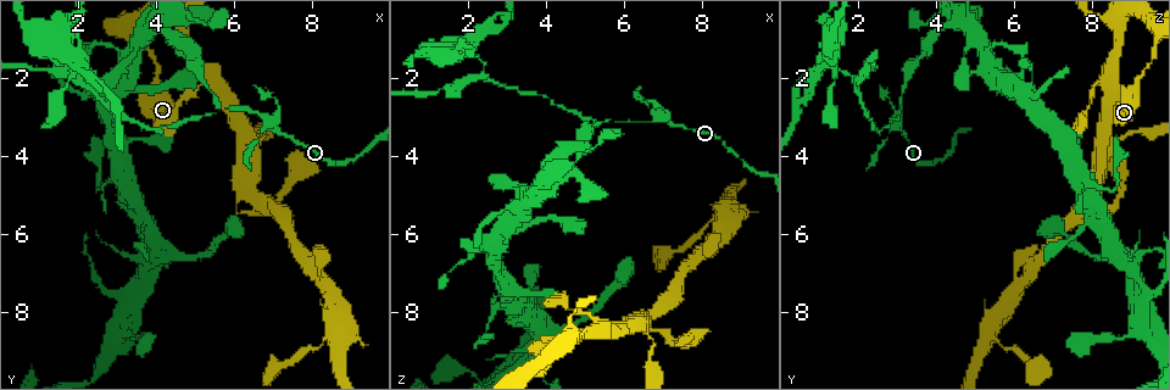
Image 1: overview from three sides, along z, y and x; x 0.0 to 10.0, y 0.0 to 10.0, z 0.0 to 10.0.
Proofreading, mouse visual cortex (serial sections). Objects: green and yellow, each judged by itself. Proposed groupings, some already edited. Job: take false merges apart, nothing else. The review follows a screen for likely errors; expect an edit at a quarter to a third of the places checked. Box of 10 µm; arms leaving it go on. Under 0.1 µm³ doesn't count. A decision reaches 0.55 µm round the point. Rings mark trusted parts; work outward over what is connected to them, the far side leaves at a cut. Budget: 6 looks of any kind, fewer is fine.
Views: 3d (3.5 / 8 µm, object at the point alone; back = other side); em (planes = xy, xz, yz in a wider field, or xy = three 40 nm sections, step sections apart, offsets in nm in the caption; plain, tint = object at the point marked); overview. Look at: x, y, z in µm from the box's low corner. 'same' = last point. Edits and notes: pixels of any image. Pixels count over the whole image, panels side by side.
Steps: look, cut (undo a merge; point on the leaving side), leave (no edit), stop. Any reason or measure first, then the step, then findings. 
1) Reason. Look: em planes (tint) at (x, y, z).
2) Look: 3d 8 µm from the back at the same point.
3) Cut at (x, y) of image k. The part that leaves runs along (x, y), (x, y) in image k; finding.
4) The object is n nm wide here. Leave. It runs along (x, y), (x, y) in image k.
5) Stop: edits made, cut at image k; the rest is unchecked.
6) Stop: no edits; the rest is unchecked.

A fork. Look: 3d 8 µm at (5.80, 2.80, 3.10).

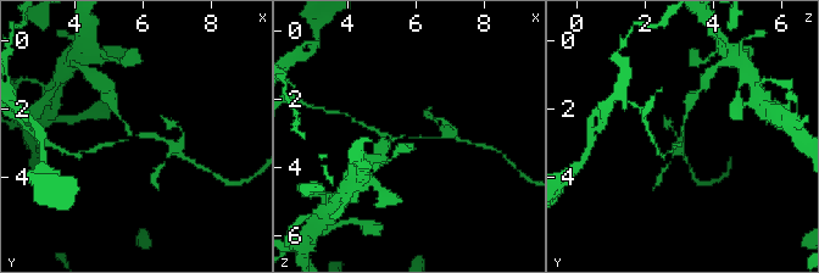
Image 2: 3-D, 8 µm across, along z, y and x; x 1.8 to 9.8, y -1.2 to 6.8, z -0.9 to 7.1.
Zoom in. Look: 3d 3.5 µm at the same point.

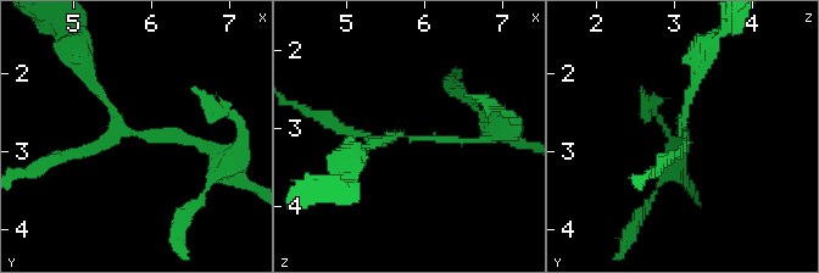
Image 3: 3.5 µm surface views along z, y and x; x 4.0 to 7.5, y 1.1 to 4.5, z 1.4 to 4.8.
3 arms meet here; the arms are 100, 150, 150 nm wide. Look: em xy step 5 (tint) at (5.80, 2.75, 3.15).

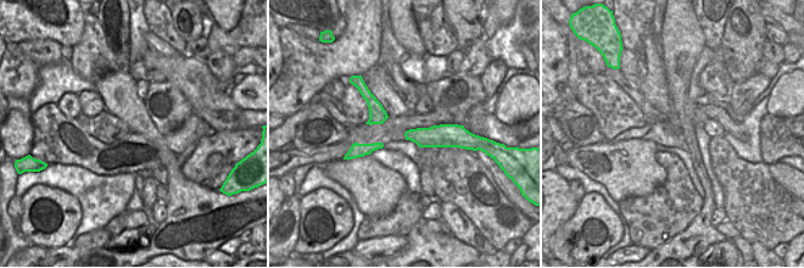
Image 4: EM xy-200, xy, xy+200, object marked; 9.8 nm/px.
Leave. It runs along (210, 148), (134, 133), (82, 70) in image 3; continuous, no second cell.

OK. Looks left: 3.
Thin neck. Look: 3d 3.5 µm at (3.80, 3.40, 2.45).

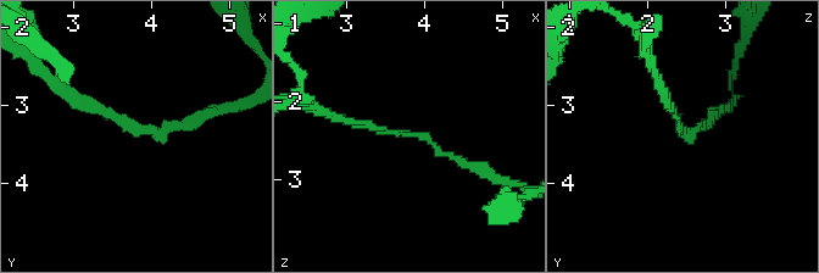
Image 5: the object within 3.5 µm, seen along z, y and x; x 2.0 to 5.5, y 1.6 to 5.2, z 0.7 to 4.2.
The arms are 150, 150 nm wide. Look: em xy step 1 (tint) at (3.80, 3.35, 2.45).

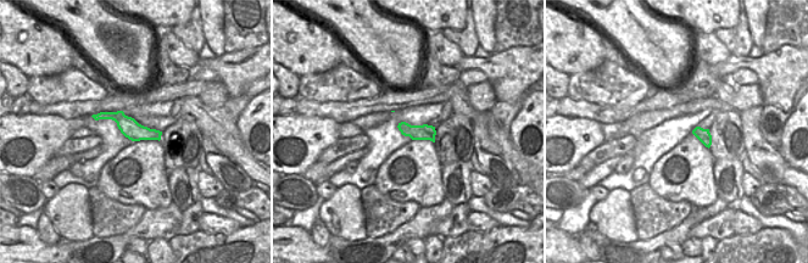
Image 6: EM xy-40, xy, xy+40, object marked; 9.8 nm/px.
Cut it another way. Look: em xy step 3 (tint) at the same point.

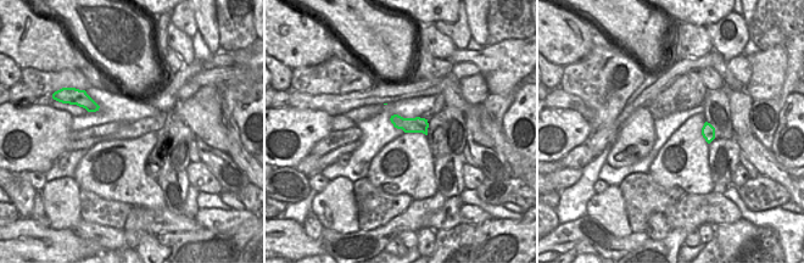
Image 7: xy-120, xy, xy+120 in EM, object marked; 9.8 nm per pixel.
Leave. It runs along (482, 171), (425, 137), (339, 118) in image 5; one cell here.

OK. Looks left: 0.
Stop: no edits; the rest is unchecked.

